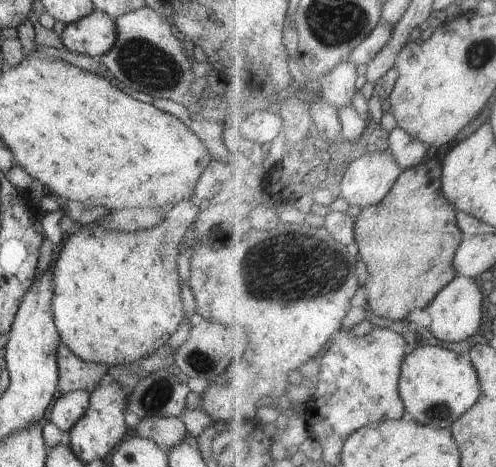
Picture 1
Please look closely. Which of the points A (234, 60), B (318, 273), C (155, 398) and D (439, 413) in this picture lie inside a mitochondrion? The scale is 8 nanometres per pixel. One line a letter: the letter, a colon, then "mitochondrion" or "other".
A: other
B: mitochondrion
C: mitochondrion
D: mitochondrion

